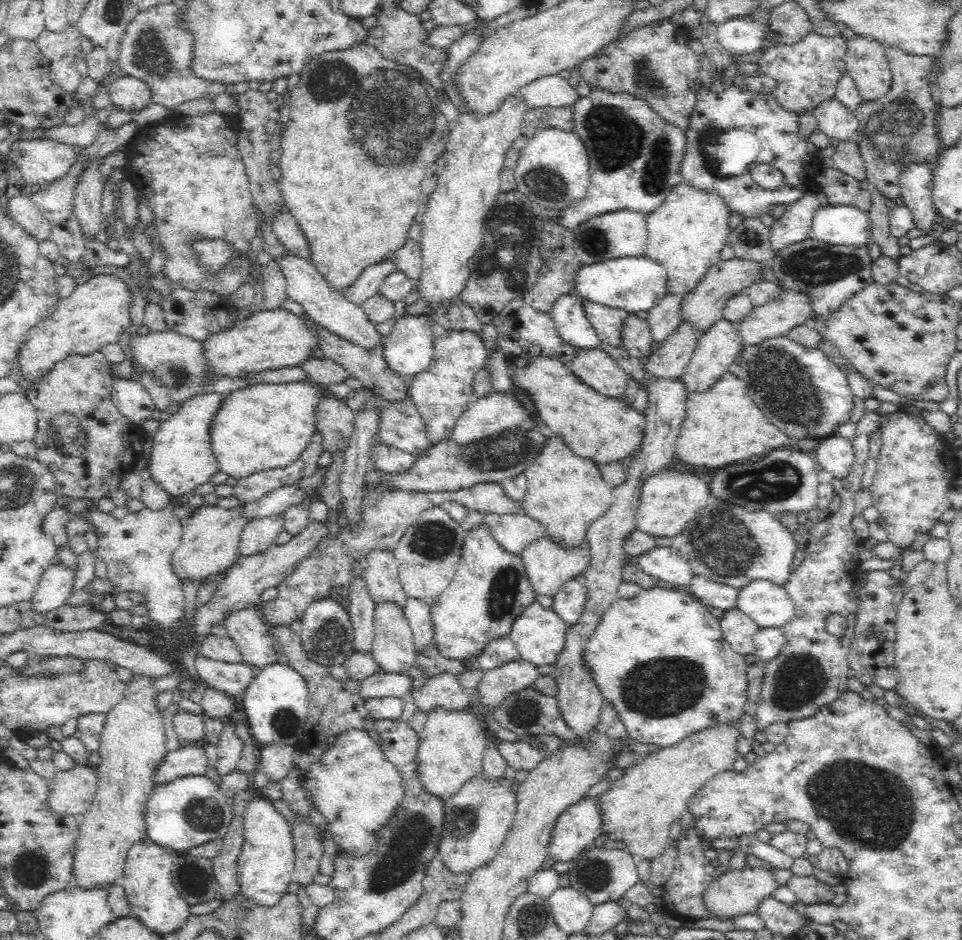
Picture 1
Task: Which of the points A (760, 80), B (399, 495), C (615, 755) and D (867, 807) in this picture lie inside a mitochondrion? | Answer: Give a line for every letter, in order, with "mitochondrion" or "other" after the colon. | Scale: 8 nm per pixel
A: other
B: other
C: other
D: mitochondrion

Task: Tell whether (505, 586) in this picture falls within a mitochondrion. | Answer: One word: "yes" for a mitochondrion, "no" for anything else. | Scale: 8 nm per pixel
yes

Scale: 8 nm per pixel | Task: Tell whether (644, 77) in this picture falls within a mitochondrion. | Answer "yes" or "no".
yes

